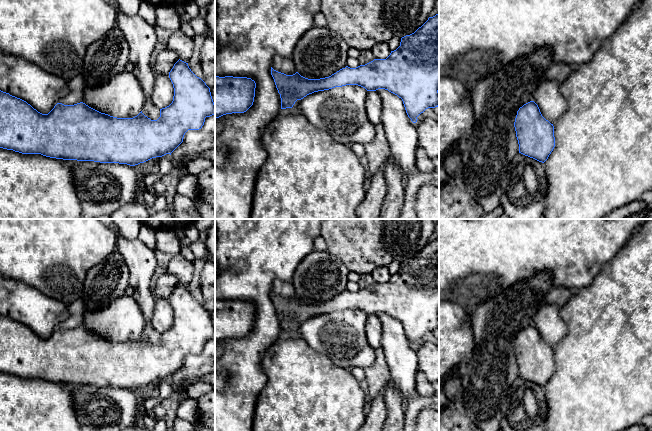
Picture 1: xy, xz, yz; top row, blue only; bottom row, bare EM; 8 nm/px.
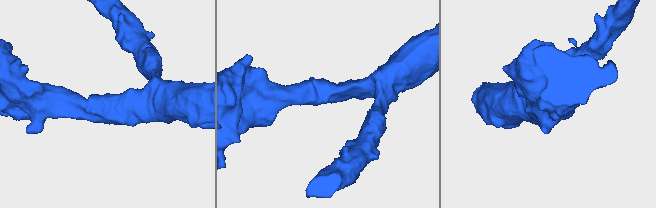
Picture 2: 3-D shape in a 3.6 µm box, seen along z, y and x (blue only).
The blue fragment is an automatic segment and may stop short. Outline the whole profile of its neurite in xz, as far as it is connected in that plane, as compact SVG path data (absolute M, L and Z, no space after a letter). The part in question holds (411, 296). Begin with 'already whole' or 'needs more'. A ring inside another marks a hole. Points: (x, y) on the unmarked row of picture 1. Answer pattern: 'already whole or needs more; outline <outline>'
already whole; outline M439 237L414 257L401 262L400 270L386 283L374 283L356 292L346 290L329 301L308 303L298 296L286 299L271 291L271 299L281 322L281 333L292 332L297 324L318 315L346 309L358 309L367 315L385 313L402 323L406 337L413 347L428 332L439 330Z

